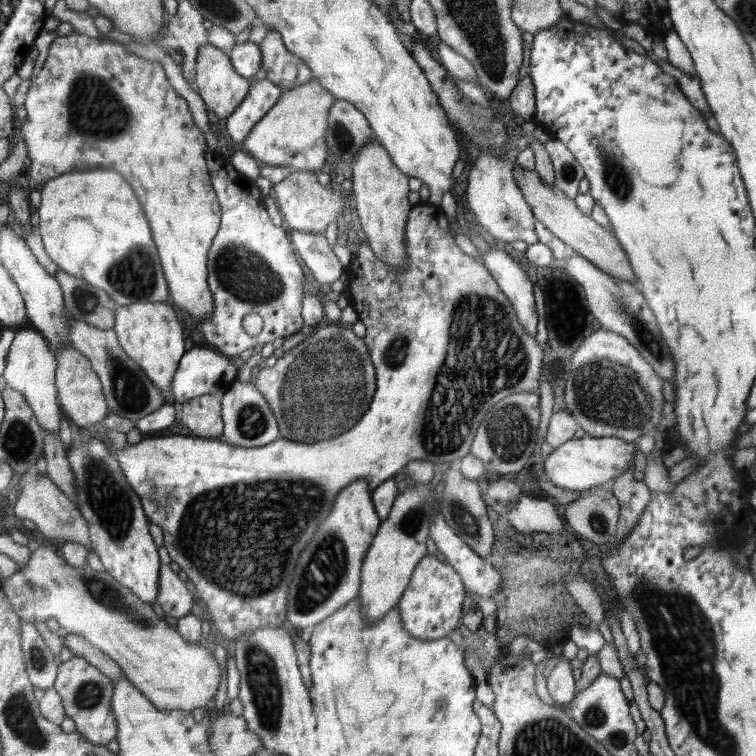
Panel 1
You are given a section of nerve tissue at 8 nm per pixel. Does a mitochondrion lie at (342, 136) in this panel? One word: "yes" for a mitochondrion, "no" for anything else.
yes

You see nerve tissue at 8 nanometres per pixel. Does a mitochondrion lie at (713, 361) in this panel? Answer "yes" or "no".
no

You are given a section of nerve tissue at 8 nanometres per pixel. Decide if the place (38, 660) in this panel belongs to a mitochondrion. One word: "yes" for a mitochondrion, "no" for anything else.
yes

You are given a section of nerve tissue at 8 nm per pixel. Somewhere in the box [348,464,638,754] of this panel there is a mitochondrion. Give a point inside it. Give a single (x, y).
(595, 717)

